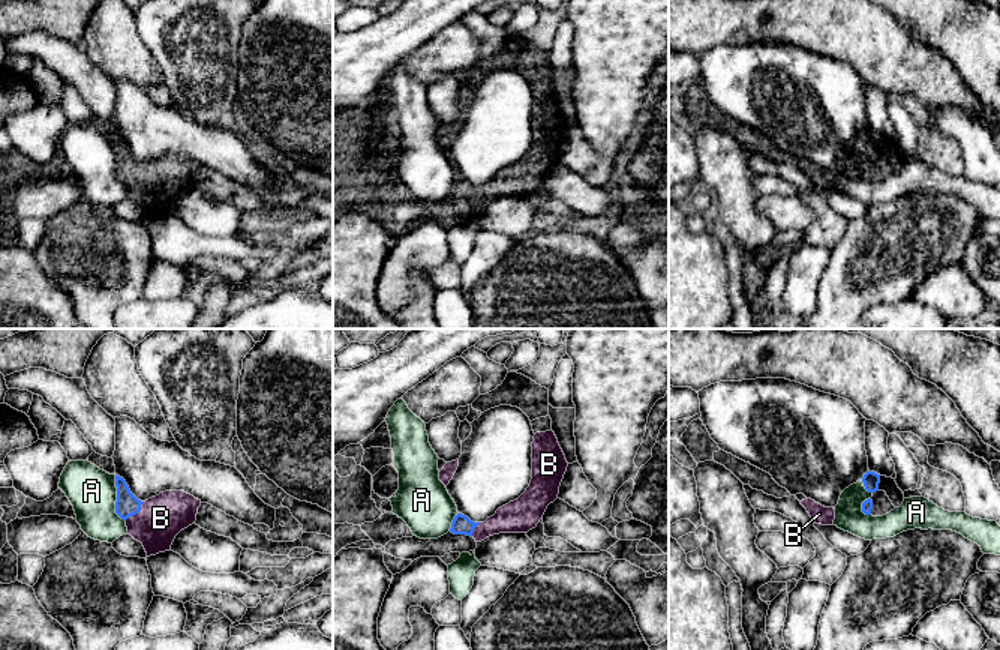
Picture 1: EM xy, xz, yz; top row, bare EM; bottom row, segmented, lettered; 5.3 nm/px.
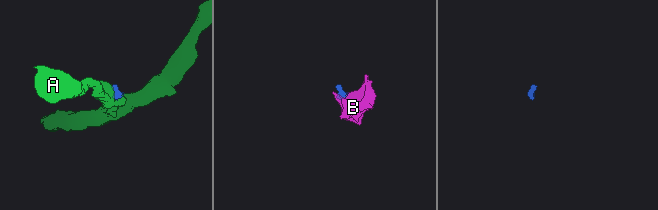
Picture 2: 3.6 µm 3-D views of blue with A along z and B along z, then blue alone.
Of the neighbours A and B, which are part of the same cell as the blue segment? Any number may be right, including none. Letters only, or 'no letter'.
B

